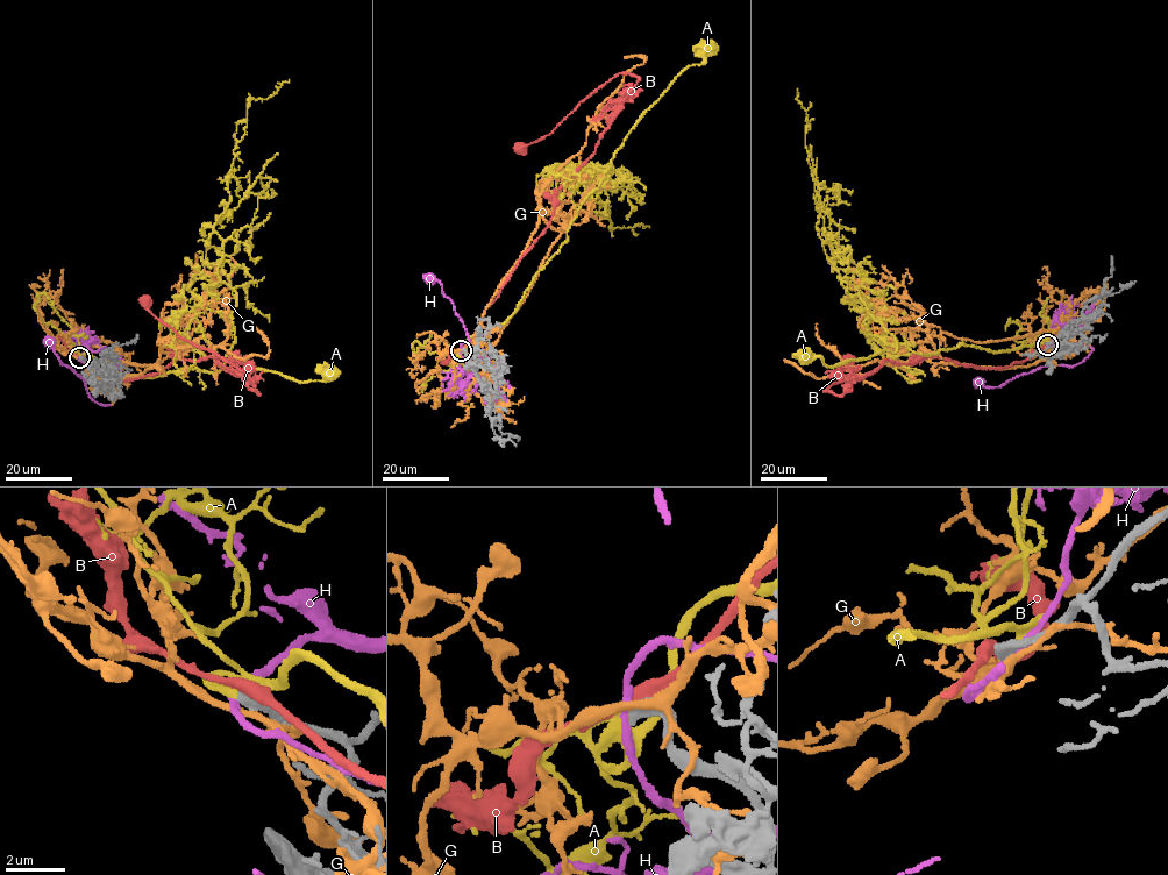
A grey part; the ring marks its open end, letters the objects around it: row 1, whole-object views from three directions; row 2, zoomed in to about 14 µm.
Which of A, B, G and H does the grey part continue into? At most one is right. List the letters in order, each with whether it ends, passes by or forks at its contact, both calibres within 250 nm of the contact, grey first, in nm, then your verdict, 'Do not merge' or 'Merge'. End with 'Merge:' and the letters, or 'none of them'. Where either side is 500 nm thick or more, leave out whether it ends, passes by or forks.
A: Thickness 500 nm (grey) against 280 nm. Merge
B: Thickness 600 nm (grey) against 440 nm. Do not merge
G: Thickness 600 nm (grey) against 240 nm. Do not merge
H: Thickness 500 nm (grey) against 240 nm. Do not merge
Merge: A

